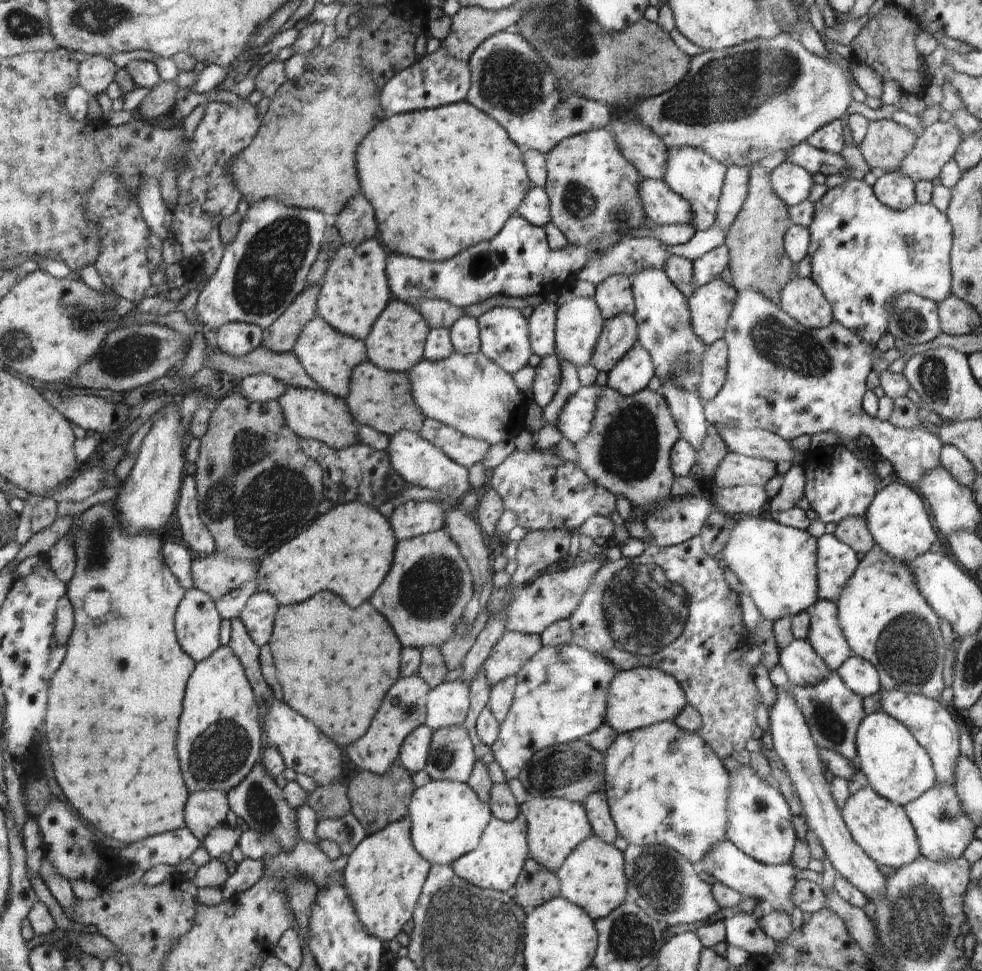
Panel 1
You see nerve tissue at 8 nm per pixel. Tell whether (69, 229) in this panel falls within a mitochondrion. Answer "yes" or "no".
no

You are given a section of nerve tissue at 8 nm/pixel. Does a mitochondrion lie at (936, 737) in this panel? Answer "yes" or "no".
no

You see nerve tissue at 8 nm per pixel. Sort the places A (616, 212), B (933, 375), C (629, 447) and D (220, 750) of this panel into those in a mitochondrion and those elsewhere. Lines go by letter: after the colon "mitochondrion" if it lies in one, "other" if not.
A: mitochondrion
B: mitochondrion
C: mitochondrion
D: mitochondrion

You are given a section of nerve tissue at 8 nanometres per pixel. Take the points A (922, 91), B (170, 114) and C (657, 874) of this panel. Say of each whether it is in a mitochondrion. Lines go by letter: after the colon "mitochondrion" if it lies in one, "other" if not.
A: other
B: other
C: mitochondrion

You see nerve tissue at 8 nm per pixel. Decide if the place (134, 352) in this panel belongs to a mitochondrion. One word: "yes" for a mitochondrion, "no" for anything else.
yes

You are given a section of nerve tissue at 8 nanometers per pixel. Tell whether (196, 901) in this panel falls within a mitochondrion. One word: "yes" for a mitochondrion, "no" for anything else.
no

